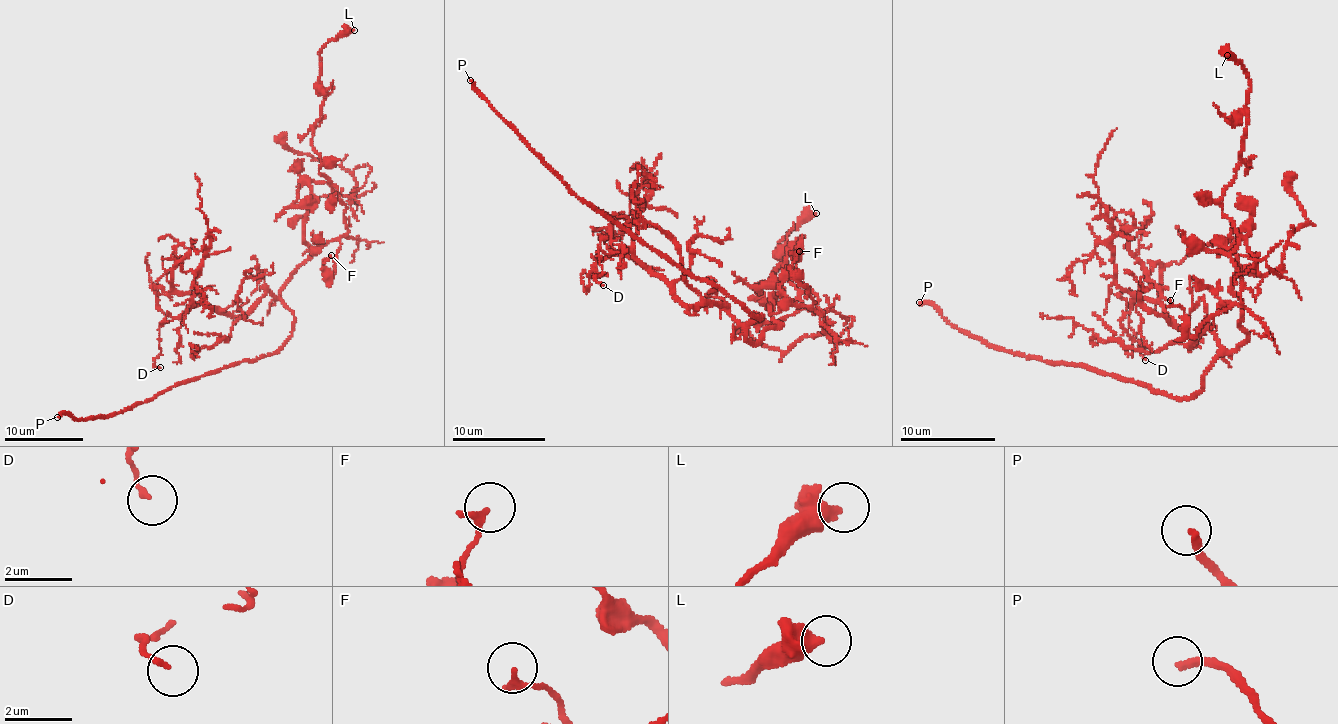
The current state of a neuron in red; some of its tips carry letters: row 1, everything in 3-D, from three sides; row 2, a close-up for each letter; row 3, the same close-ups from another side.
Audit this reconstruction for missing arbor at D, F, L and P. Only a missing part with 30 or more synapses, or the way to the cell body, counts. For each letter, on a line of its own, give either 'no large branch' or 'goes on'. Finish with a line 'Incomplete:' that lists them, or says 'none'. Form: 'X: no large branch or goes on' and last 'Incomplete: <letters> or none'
D: no large branch
F: no large branch
L: no large branch
P: goes on
Incomplete: P

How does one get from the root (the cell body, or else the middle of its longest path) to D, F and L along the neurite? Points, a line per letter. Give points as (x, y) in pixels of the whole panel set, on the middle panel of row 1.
D: (747, 331), (725, 306), (687, 308), (627, 250), (605, 254), (598, 249), (602, 272), (596, 277), (603, 285)
F: (747, 331), (755, 343), (781, 324), (773, 293), (793, 302), (810, 288), (822, 312), (790, 270), (799, 251)
L: (747, 331), (755, 343), (781, 324), (773, 293), (798, 289), (784, 263), (774, 271), (778, 247), (816, 213)

